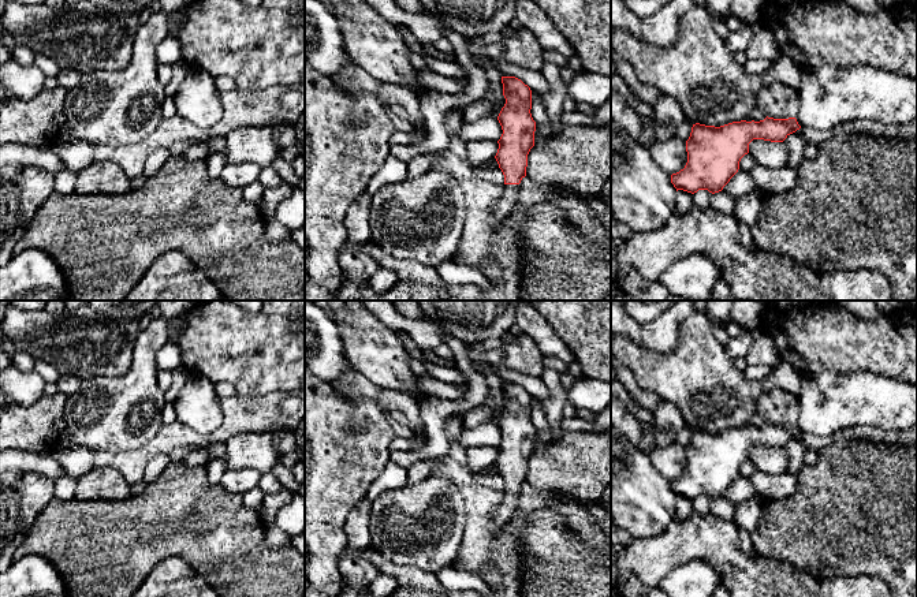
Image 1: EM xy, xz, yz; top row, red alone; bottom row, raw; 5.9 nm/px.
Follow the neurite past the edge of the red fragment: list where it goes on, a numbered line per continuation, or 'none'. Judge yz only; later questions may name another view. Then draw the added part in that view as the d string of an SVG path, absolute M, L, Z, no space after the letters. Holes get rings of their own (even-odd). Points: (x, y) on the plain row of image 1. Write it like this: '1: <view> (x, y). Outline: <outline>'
1: yz (828, 402). Outline: M872 372L802 376L797 402L798 430L823 437L853 426L903 430L917 424L917 385Z

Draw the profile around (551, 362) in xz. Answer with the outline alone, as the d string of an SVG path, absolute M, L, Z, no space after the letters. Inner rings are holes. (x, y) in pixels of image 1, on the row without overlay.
M543 357L543 366L558 370L559 373L567 373L569 365L555 357Z

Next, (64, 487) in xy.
M63 475L55 480L55 499L67 501L75 497L78 480L71 475Z

